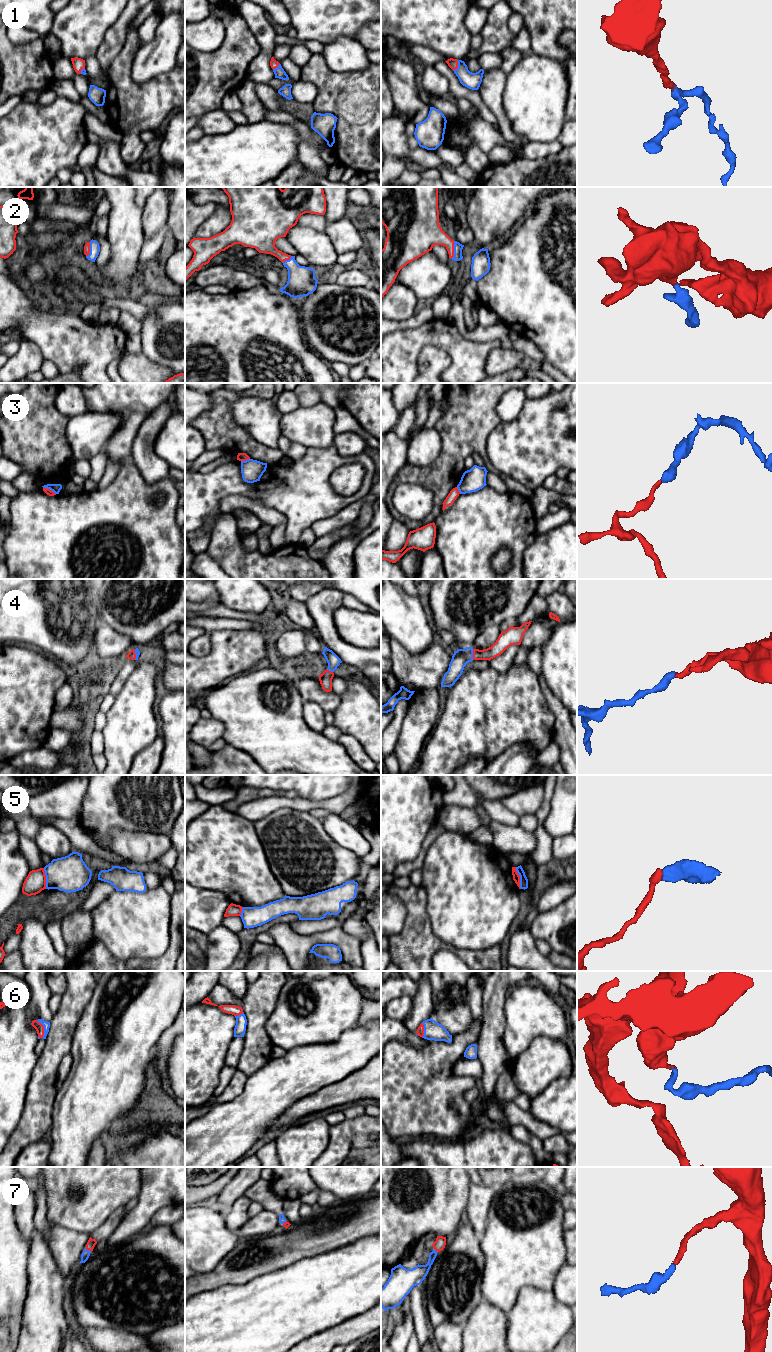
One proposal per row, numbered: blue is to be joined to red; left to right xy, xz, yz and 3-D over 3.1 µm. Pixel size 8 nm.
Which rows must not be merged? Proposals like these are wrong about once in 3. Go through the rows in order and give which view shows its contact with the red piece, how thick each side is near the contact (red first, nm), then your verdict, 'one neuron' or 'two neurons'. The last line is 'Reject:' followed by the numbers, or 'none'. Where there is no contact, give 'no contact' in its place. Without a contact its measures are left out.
1: contact in yz; calibres 80 and 130 nm; one neuron
2: contact in yz; calibres 220 and 70 nm; one neuron
3: contact in xy; calibres 50 and 70 nm; two neurons
4: contact in yz; calibres 110 and 140 nm; one neuron
5: contact in yz; calibres 60 and 60 nm; two neurons
6: contact in xy; calibres 70 and 50 nm; one neuron
7: contact in xy; calibres 70 and 70 nm; one neuron
Reject: 3, 5

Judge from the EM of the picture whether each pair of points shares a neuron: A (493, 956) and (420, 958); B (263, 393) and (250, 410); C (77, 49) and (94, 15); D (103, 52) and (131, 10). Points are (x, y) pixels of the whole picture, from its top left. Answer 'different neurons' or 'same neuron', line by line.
A: same neuron
B: different neurons
C: same neuron
D: same neuron

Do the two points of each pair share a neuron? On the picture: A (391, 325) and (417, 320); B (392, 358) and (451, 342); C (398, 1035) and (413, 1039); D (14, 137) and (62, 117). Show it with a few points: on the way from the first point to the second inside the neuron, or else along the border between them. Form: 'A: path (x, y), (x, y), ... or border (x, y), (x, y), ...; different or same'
A: path (397, 325), (411, 323); same
B: path (407, 345), (415, 339), (436, 339); same
C: path (402, 1035), (409, 1037); same
D: path (26, 137), (42, 137), (50, 129); same

